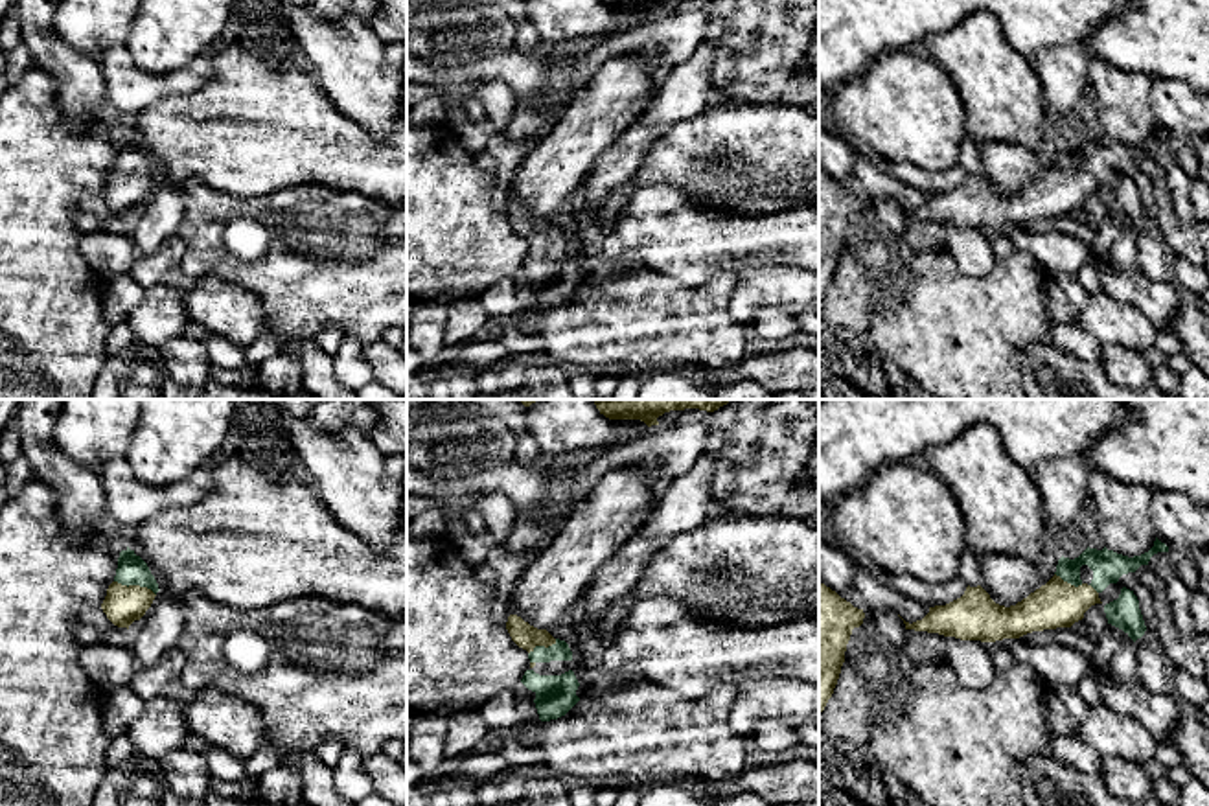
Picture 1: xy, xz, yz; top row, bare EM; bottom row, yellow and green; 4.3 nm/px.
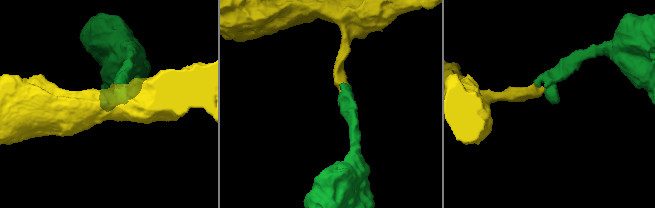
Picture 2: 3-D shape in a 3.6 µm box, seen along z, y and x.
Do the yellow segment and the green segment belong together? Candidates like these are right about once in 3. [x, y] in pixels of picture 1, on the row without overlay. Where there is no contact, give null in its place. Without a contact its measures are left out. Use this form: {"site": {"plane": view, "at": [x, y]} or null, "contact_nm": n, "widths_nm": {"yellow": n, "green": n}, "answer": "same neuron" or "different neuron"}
{"site": {"plane": "xy", "at": [135, 173]}, "contact_nm": 200, "widths_nm": {"yellow": 160, "green": 130}, "answer": "same neuron"}

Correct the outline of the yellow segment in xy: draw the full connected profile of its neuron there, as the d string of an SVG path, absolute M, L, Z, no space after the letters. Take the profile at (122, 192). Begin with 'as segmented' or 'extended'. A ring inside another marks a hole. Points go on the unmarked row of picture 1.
extended; M127 134L120 140L116 164L101 197L114 213L129 217L145 202L158 178L147 151Z

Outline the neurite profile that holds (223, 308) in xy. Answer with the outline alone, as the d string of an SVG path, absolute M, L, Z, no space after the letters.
M212 272L186 285L184 311L191 324L201 324L241 348L267 333L259 298Z

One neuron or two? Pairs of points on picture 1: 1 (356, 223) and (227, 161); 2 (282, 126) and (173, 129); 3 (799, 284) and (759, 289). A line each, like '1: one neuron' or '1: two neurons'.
1: two neurons
2: one neuron
3: one neuron

